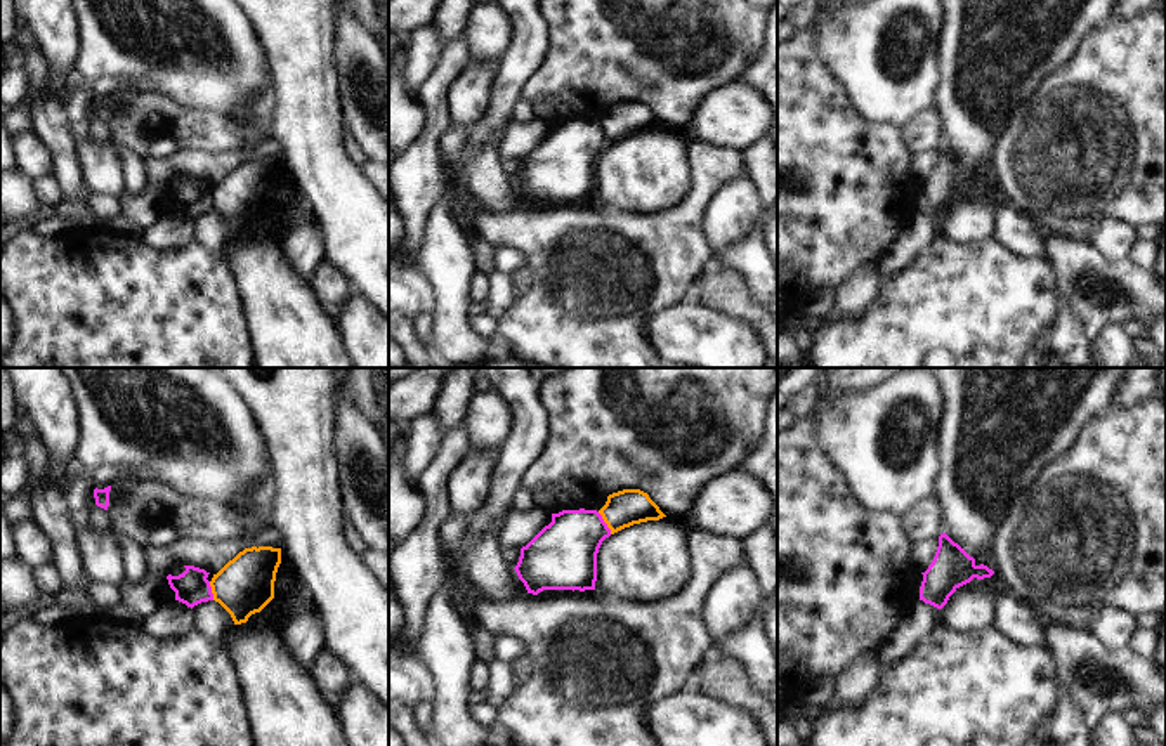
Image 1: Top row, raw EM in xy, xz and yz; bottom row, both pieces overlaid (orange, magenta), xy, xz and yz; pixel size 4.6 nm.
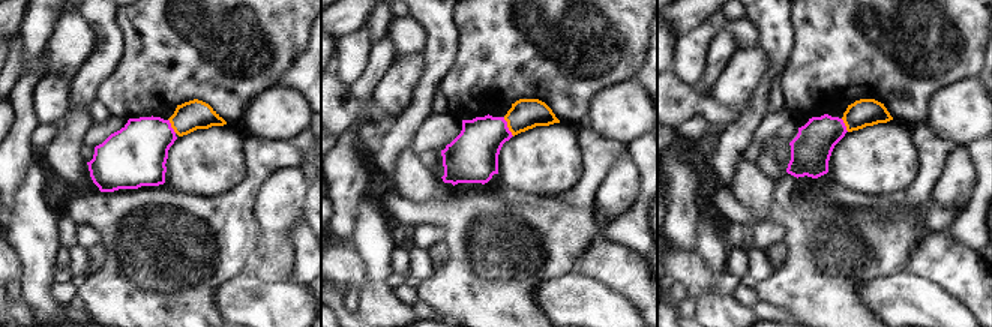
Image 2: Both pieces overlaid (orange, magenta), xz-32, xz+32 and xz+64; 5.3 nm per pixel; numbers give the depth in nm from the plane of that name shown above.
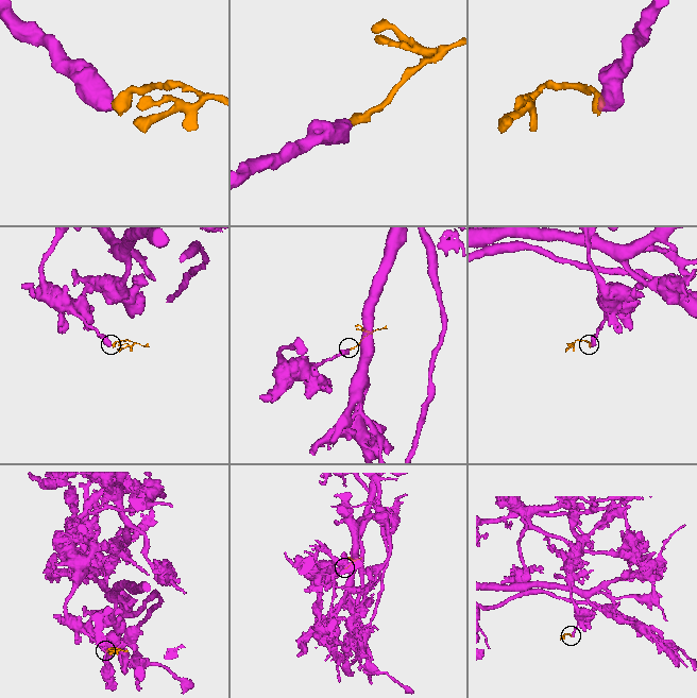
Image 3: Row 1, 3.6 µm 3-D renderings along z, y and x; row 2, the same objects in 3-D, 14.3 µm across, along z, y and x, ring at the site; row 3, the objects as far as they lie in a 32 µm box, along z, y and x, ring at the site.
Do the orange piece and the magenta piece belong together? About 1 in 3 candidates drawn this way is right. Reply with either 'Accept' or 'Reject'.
Reject

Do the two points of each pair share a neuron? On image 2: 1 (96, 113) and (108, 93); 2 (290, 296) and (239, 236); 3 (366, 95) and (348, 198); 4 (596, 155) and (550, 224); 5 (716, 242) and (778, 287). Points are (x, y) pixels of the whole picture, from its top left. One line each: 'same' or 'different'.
1: different
2: different
3: same
4: same
5: different

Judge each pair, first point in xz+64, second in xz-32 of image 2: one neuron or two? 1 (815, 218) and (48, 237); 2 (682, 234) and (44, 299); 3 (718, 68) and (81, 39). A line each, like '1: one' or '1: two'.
1: two
2: two
3: two

